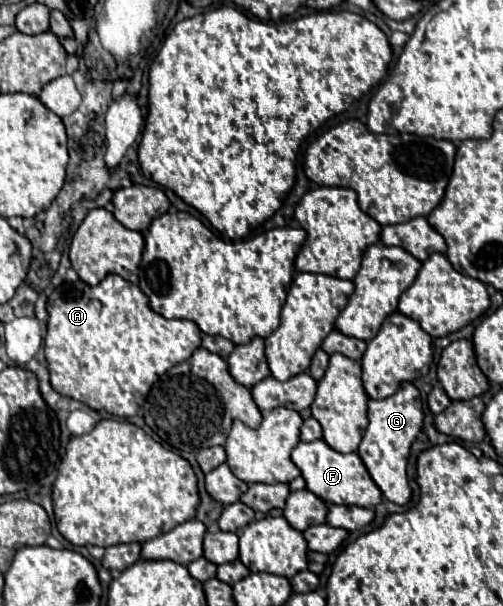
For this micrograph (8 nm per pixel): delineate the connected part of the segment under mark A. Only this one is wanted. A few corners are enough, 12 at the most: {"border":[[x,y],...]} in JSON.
{"border":[[119,275],[57,287],[53,389],[133,417],[201,347]]}

